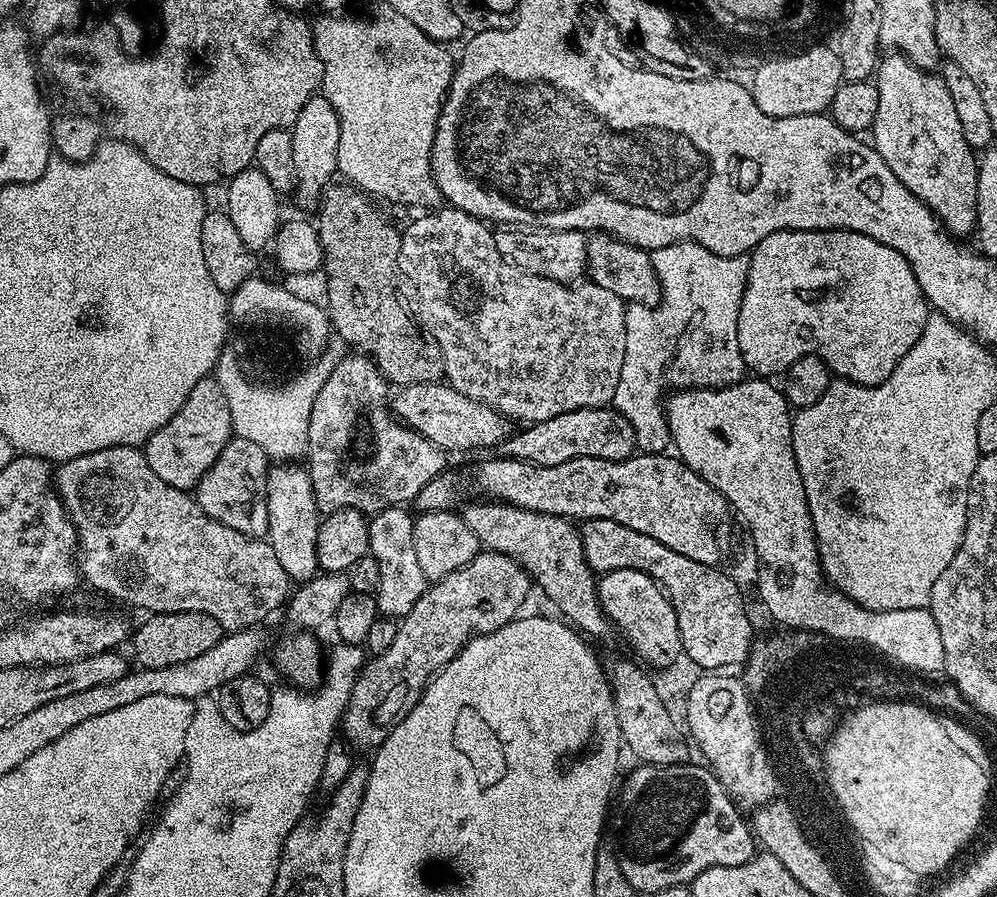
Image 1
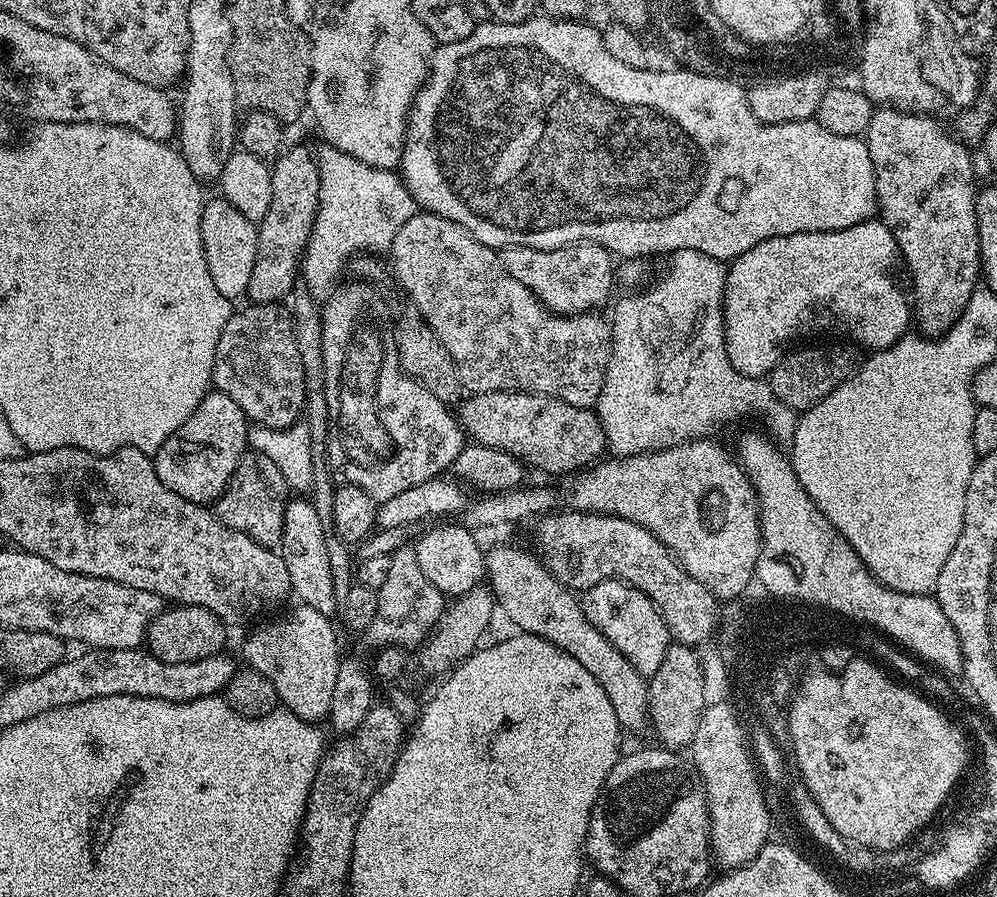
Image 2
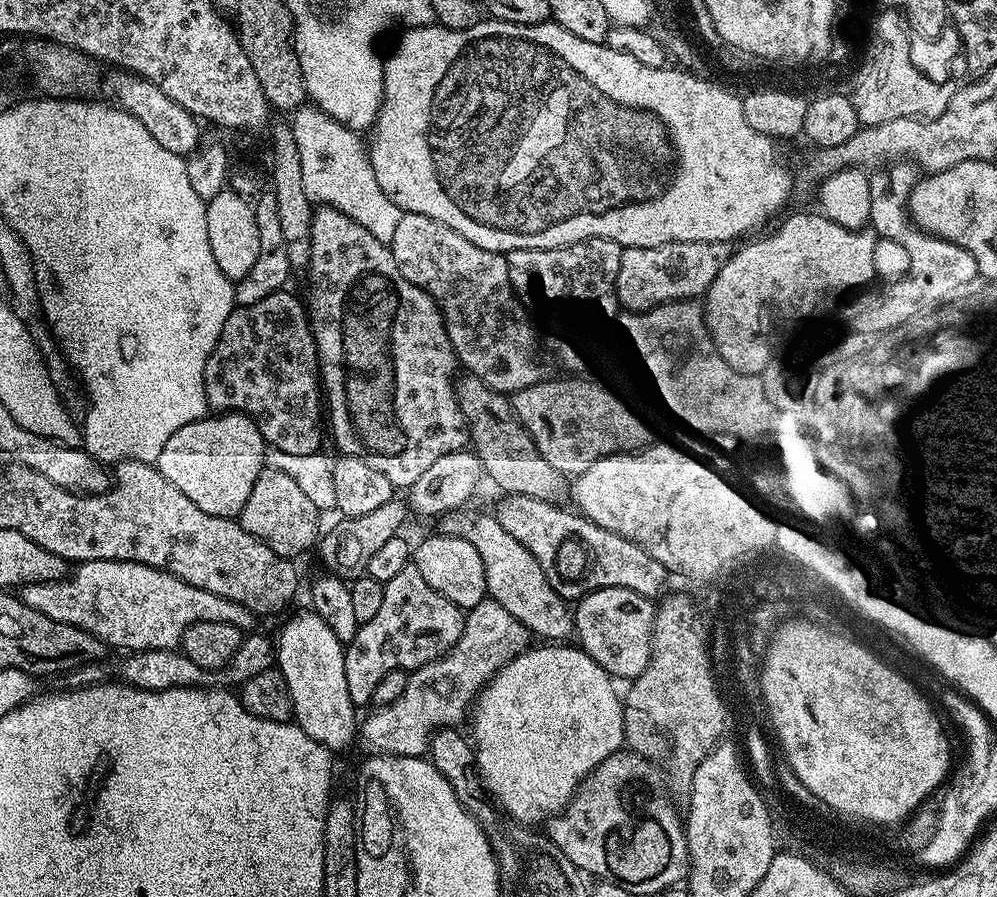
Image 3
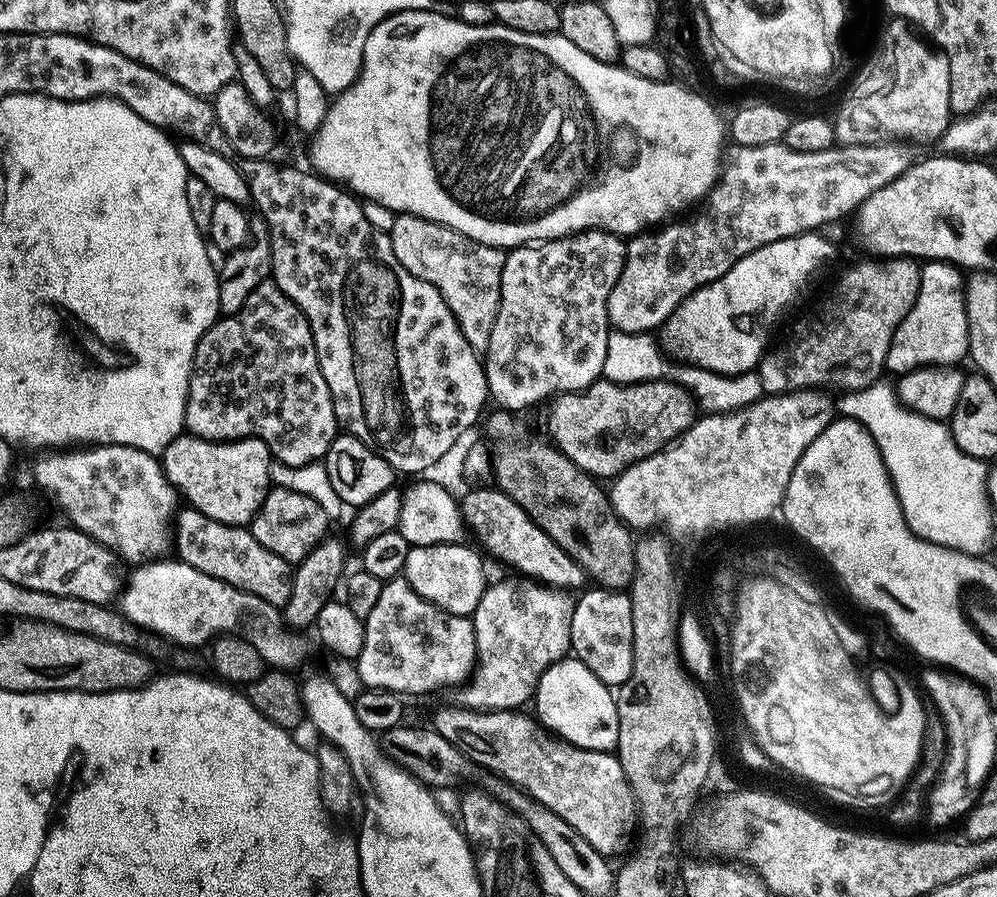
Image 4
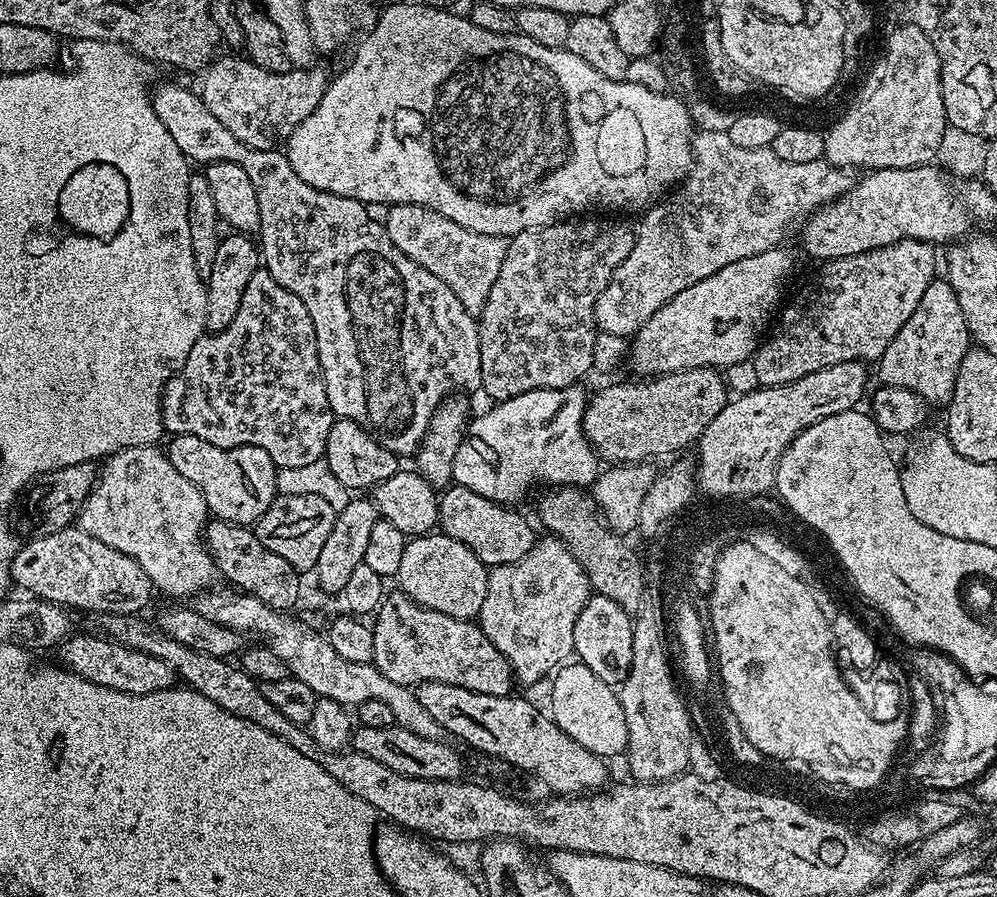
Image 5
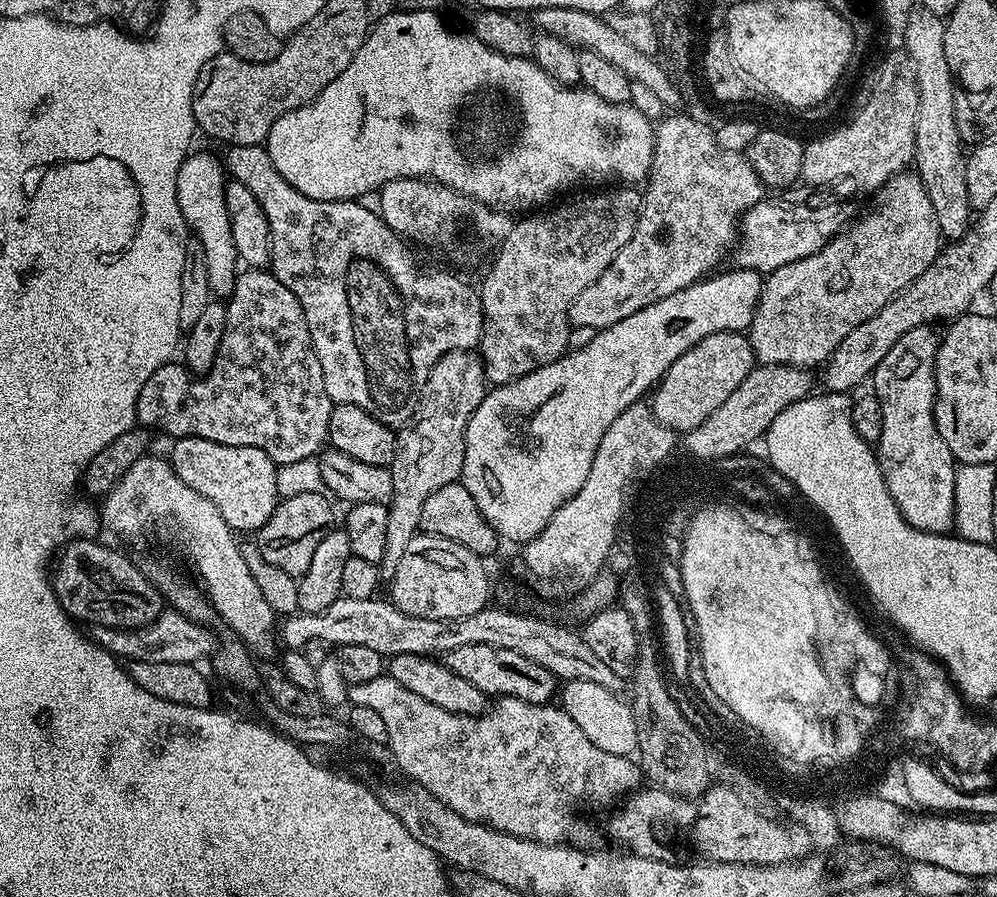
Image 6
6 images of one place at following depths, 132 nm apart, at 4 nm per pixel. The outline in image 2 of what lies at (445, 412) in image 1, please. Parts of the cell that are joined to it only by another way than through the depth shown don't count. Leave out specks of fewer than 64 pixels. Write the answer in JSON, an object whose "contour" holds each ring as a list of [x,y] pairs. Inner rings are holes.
{"contour":[[[477,392],[467,398],[468,401],[465,399],[459,405],[460,412],[458,408],[460,427],[465,433],[477,444],[501,448],[511,456],[520,457],[529,469],[537,468],[538,471],[549,472],[552,476],[560,476],[563,472],[576,474],[595,465],[605,455],[604,427],[592,408],[570,406],[558,398],[541,396],[538,392]]]}

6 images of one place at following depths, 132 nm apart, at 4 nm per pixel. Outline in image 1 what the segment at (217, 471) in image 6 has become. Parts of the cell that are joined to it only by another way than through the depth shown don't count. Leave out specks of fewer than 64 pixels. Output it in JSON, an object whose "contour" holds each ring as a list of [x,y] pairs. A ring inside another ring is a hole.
{"contour":[[[209,378],[200,380],[198,386],[190,390],[190,398],[186,398],[178,414],[174,414],[174,418],[170,418],[166,426],[150,434],[150,438],[142,445],[142,451],[146,462],[150,462],[150,470],[154,470],[154,474],[158,474],[162,482],[175,488],[192,490],[210,470],[210,466],[214,466],[232,437],[230,407],[226,394],[216,379]]]}

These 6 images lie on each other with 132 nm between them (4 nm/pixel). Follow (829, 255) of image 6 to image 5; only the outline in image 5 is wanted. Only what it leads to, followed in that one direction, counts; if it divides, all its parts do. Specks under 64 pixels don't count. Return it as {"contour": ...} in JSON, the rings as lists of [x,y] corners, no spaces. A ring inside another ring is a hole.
{"contour":[[[899,240],[888,246],[875,248],[869,252],[862,254],[854,254],[846,258],[838,258],[837,260],[829,260],[821,263],[820,268],[804,285],[800,288],[800,293],[789,302],[785,303],[779,309],[778,319],[775,321],[776,329],[772,332],[772,337],[765,339],[763,343],[757,347],[754,355],[751,357],[754,371],[758,374],[758,382],[761,386],[778,386],[779,384],[792,384],[798,378],[802,378],[806,374],[814,374],[814,370],[822,370],[826,366],[834,366],[838,362],[850,362],[851,360],[863,360],[865,362],[879,361],[880,356],[886,350],[886,346],[890,346],[890,342],[894,338],[894,334],[898,334],[898,330],[902,330],[902,326],[906,326],[906,318],[910,318],[910,314],[914,314],[914,310],[918,310],[918,302],[922,302],[922,294],[926,294],[926,286],[930,286],[930,282],[937,279],[936,260],[938,264],[937,249],[925,242],[925,240]]]}

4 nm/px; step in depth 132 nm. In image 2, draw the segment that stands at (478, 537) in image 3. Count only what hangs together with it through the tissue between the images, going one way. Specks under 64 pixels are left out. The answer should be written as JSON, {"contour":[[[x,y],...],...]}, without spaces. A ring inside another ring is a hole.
{"contour":[[[500,544],[497,548],[488,548],[486,552],[486,584],[495,603],[517,624],[521,633],[537,636],[554,646],[558,646],[570,658],[578,658],[594,678],[606,690],[610,698],[610,706],[614,706],[614,714],[618,718],[621,729],[625,733],[640,732],[650,724],[648,711],[648,680],[630,661],[618,654],[617,648],[604,637],[586,618],[586,610],[575,591],[558,583],[552,571],[545,568],[542,559],[530,556],[520,548],[511,548],[508,544]]]}

